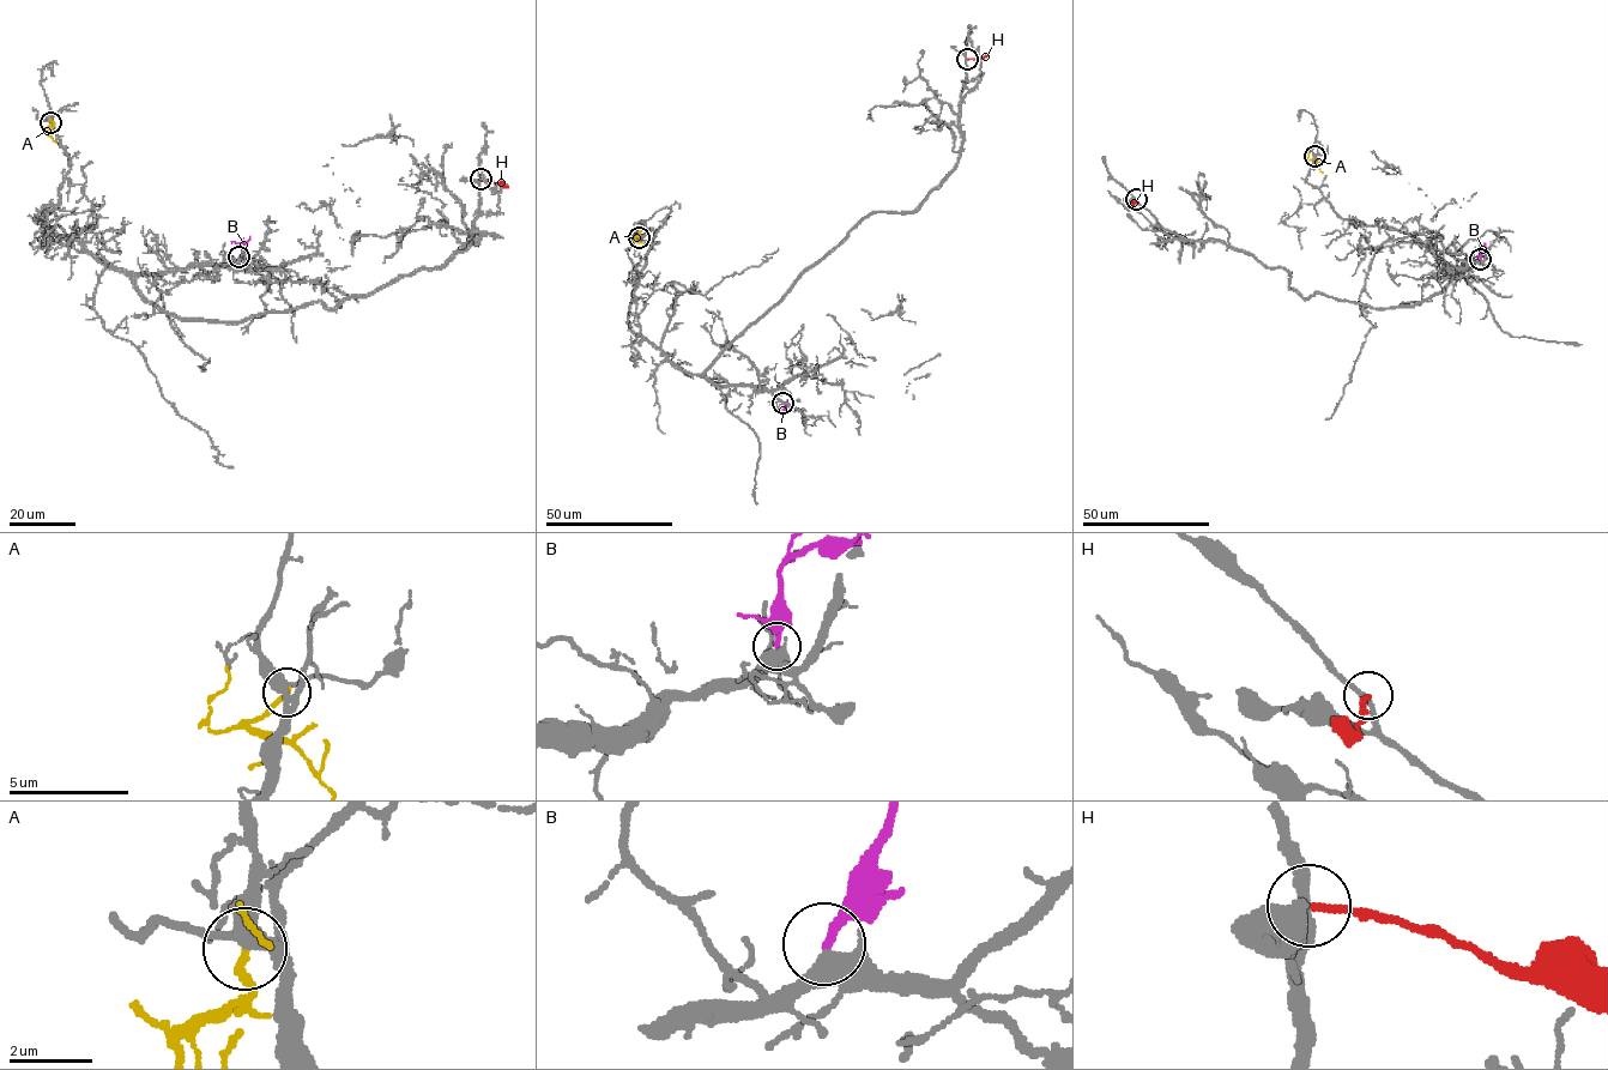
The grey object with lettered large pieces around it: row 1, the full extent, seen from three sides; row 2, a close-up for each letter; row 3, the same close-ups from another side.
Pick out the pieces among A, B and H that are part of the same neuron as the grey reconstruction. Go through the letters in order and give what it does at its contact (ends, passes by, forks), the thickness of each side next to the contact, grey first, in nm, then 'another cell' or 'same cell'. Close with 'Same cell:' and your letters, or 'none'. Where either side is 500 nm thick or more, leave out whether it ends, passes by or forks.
A: it ends; calibres 360 and 190 nm; another cell
B: it ends; calibres 400 and 240 nm; same cell
H: it ends; calibres 220 and 170 nm; another cell
Same cell: B

